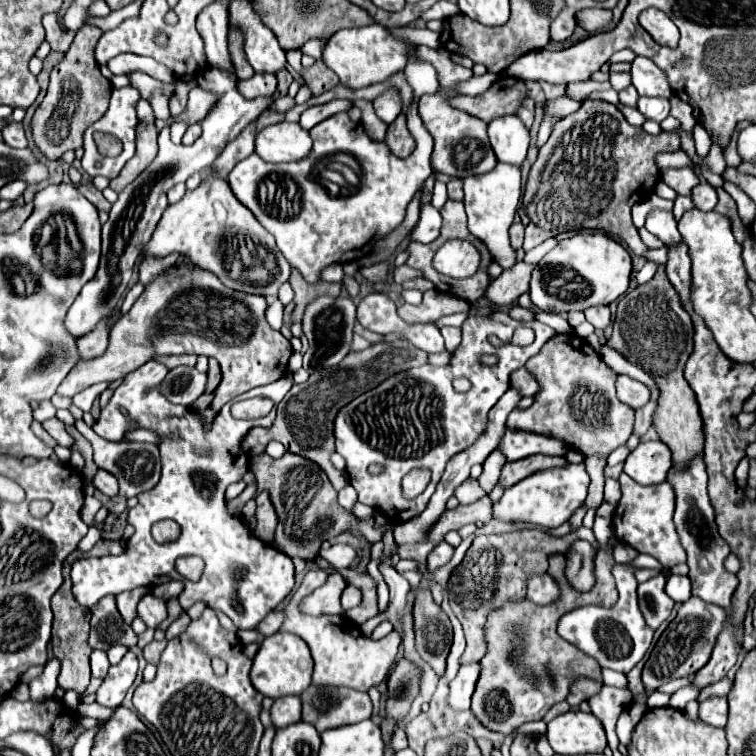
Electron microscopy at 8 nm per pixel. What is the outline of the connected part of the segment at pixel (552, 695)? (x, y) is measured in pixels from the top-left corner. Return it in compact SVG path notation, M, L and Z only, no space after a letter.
M599 551L595 561L595 577L597 583L591 591L581 593L575 591L565 577L565 555L549 557L549 573L561 587L561 597L557 603L539 607L531 601L523 599L517 603L505 603L499 611L493 611L487 619L487 653L481 659L481 677L477 681L471 711L475 717L493 731L501 731L509 735L513 729L527 721L539 721L545 713L555 705L567 699L571 685L577 677L587 677L593 681L603 681L601 667L595 659L577 651L571 643L557 635L557 621L571 609L583 605L603 605L611 607L617 599L615 581L611 575L613 555L611 551Z

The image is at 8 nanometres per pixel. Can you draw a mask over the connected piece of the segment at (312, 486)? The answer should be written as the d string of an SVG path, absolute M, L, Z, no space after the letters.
M287 451L283 457L273 459L267 453L261 453L251 457L251 471L255 473L255 479L257 479L257 491L269 491L271 503L279 517L273 543L279 547L279 551L283 551L289 557L315 561L319 557L321 541L333 539L339 533L353 527L359 527L366 539L370 543L375 543L382 539L389 526L389 523L386 523L377 529L372 517L360 520L349 515L337 503L337 491L333 489L325 471L317 463L311 463L301 455Z

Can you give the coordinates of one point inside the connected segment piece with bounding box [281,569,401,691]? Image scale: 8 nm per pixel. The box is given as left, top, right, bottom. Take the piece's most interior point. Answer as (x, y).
(344, 657)

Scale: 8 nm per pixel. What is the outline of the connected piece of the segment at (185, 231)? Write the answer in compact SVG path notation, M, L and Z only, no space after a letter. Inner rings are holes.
M211 179L209 183L201 183L195 191L187 191L185 197L175 203L169 205L161 217L161 221L155 227L155 233L151 235L151 241L147 243L147 247L143 247L143 255L145 257L167 257L169 253L179 253L179 255L187 255L195 265L201 265L201 269L215 273L229 289L235 291L245 291L245 293L255 293L255 295L275 295L279 291L279 287L289 281L289 273L291 267L287 263L287 259L283 257L283 253L277 249L276 241L271 233L267 233L255 219L255 215L251 215L251 211L247 207L243 207L235 195L229 189L229 183L225 179ZM225 229L235 229L237 233L249 235L251 239L259 241L275 253L277 257L277 267L279 267L279 275L275 277L273 283L265 285L265 287L253 287L253 285L243 285L241 281L233 281L229 277L229 271L223 265L223 255L219 255L219 247L225 239Z

